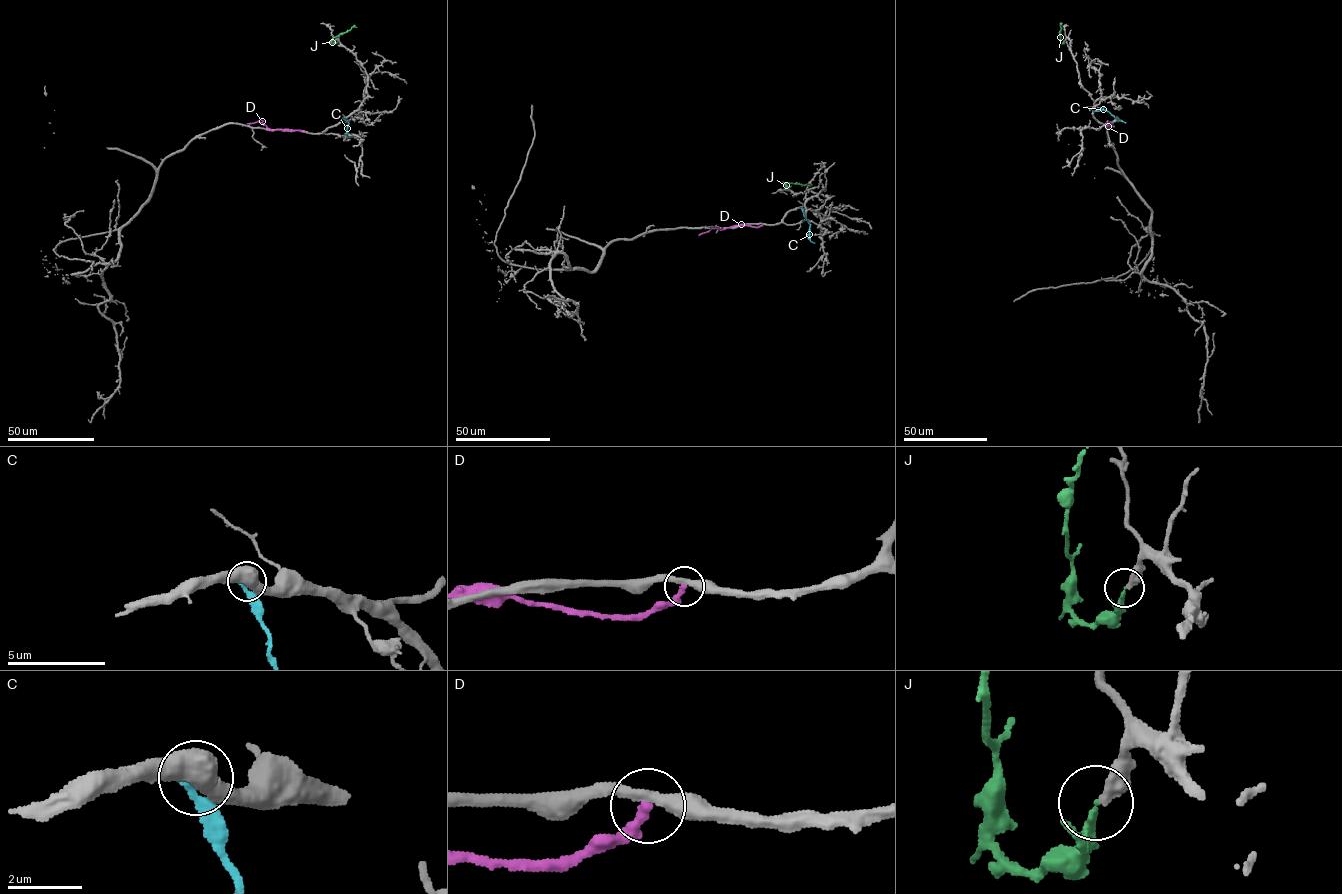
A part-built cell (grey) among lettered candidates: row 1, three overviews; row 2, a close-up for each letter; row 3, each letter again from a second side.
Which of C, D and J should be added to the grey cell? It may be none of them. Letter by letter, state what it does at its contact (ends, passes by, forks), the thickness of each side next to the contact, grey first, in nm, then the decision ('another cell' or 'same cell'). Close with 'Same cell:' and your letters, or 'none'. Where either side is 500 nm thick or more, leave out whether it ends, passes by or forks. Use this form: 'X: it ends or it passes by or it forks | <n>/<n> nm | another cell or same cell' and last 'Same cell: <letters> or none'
C: 500/240 nm | another cell
D: it ends | 360/280 nm | another cell
J: it ends | 440/240 nm | same cell
Same cell: J

